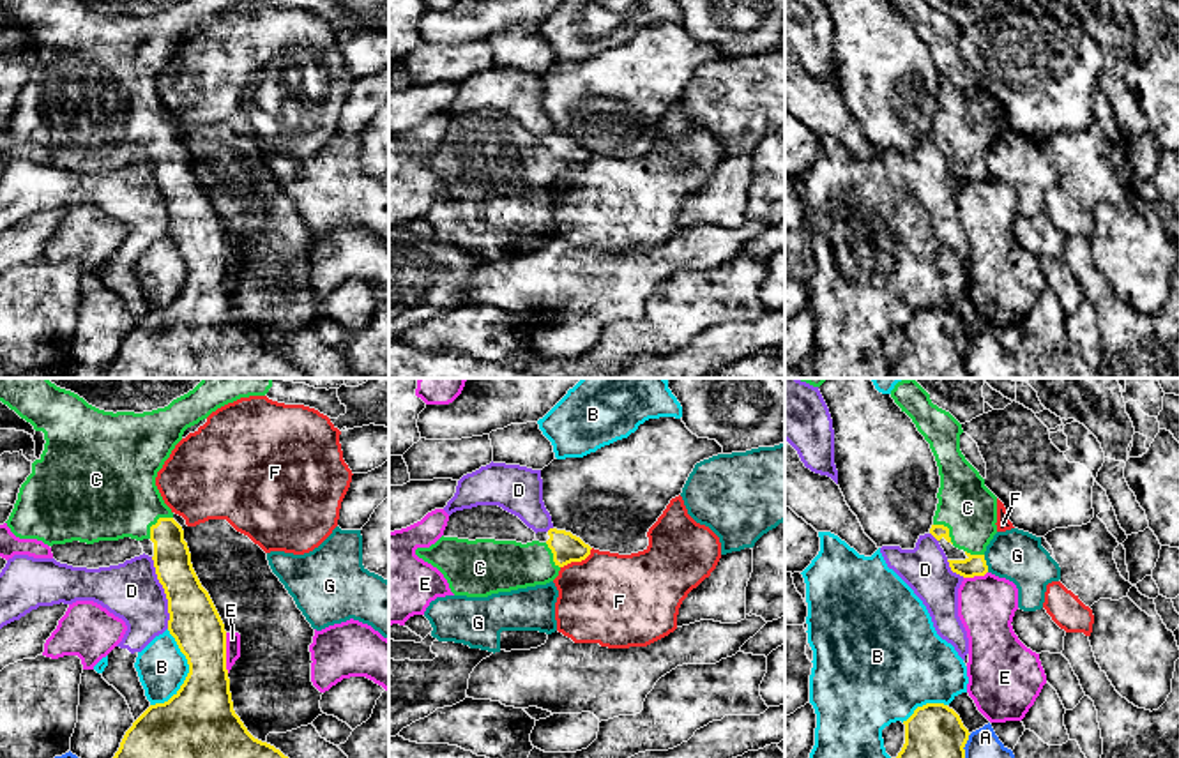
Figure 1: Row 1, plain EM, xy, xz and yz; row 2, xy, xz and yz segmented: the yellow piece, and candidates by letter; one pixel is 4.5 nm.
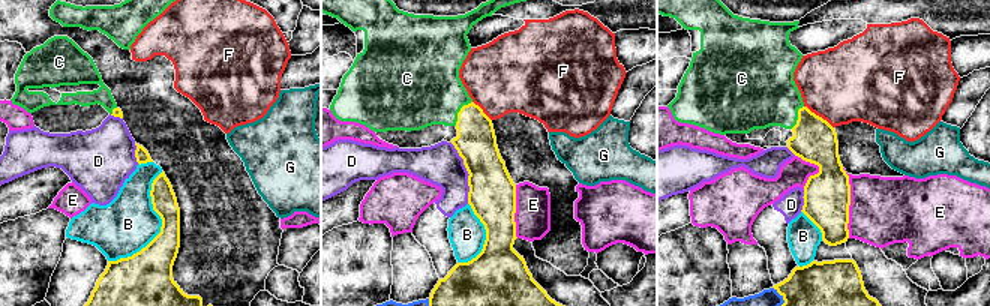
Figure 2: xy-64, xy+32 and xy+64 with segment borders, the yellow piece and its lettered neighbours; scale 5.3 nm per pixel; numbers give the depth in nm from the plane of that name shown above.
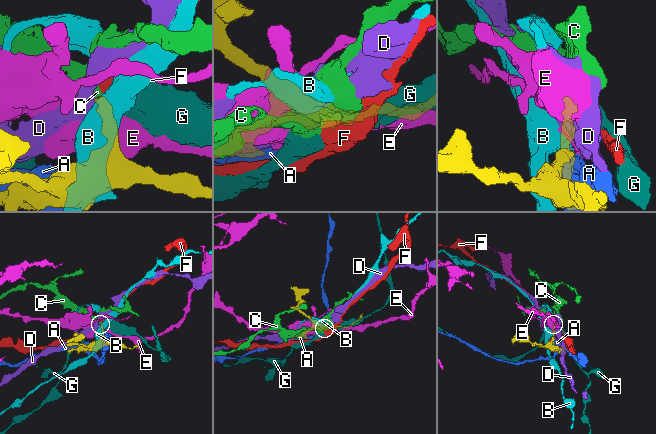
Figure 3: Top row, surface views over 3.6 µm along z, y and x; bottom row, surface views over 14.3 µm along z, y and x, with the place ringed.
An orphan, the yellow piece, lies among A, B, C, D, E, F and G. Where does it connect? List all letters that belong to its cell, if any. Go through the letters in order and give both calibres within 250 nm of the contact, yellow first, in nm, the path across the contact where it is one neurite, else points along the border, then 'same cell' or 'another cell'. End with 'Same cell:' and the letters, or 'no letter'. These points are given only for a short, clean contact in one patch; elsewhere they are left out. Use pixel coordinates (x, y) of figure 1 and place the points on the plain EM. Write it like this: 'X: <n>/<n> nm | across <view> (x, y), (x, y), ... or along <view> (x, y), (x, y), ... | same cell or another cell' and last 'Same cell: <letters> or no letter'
A: 320/220 nm | another cell
B: 360/220 nm | another cell
C: 170/400 nm | across xy (172, 163), (168, 140), (158, 126), (121, 106), (112, 98) | same cell
D: 240/260 nm | another cell
E: 260/60 nm | another cell
F: 140/420 nm | along xz (593, 152), (584, 163), (571, 165), (561, 172) | another cell
G: 100/240 nm | along yz (983, 159), (988, 175) | another cell
Same cell: C

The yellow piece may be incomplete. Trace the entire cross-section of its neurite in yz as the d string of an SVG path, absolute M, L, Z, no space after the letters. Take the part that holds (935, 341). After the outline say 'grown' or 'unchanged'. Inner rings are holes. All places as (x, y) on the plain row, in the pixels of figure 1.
M926 307L903 325L905 348L891 362L891 378L969 378L965 348L969 334L944 307Z | unchanged

